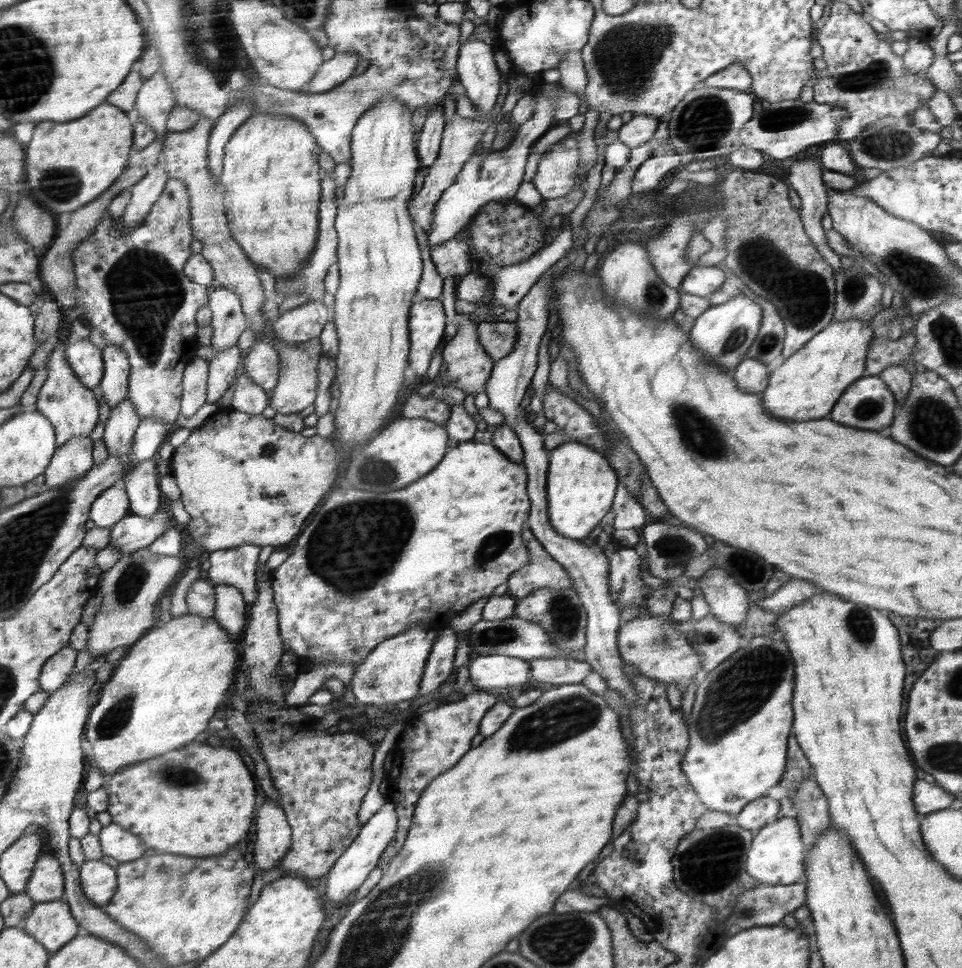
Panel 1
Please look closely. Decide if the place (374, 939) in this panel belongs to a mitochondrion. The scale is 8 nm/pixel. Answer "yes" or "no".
yes

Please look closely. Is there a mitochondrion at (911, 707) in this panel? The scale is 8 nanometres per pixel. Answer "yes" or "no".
no

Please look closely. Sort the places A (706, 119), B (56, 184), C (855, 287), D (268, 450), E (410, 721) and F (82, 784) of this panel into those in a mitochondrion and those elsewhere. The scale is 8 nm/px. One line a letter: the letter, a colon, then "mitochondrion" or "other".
A: mitochondrion
B: mitochondrion
C: mitochondrion
D: other
E: other
F: other

